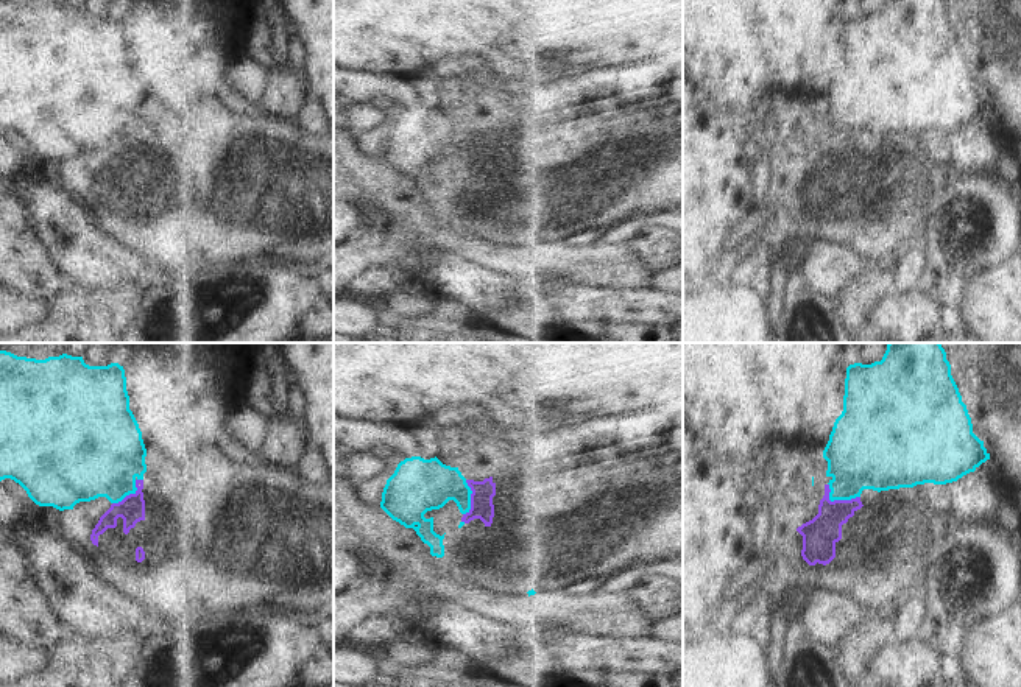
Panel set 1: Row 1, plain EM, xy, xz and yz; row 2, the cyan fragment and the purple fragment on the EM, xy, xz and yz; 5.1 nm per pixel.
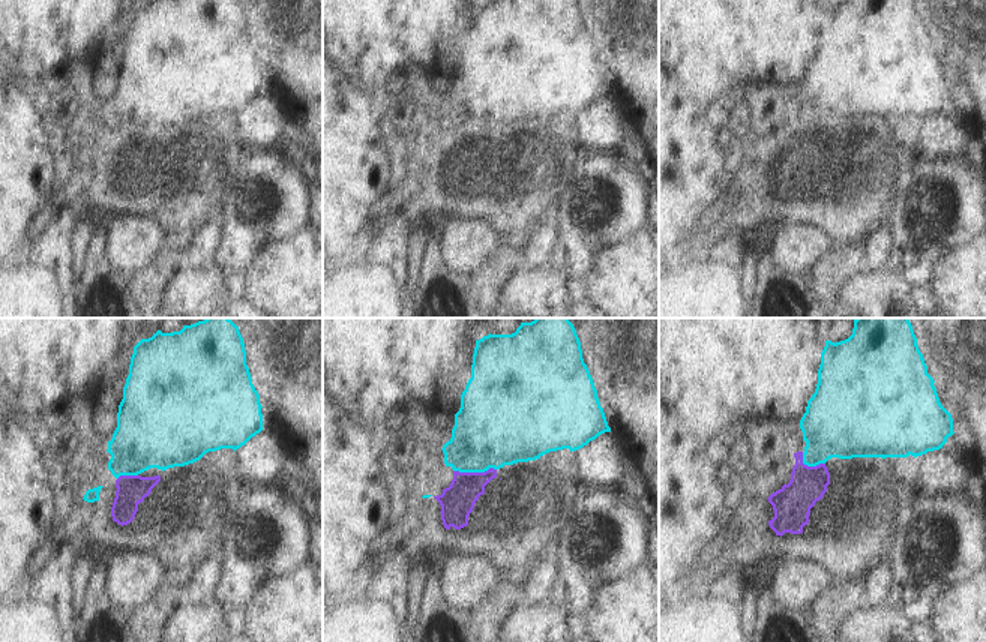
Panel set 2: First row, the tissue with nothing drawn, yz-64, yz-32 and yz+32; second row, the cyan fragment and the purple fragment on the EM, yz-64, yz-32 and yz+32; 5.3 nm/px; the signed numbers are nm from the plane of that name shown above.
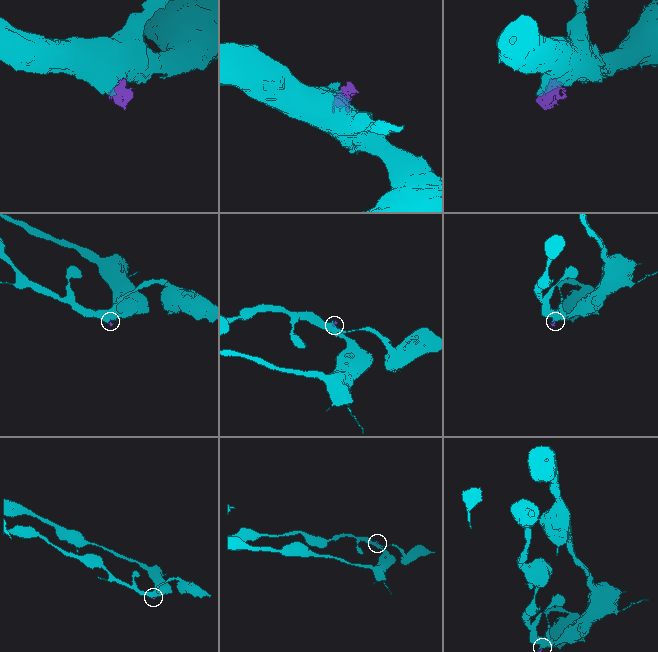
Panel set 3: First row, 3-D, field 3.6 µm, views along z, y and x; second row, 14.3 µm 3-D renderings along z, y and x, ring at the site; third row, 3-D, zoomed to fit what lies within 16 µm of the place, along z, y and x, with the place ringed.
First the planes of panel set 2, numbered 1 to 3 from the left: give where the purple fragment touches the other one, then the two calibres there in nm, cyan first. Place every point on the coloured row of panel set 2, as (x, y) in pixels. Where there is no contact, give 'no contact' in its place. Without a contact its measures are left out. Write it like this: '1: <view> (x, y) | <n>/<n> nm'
1: yz-64 (126, 474) | 360/160 nm
2: yz-32 (474, 471) | 400/180 nm
3: yz+32 (809, 465) | 340/200 nm

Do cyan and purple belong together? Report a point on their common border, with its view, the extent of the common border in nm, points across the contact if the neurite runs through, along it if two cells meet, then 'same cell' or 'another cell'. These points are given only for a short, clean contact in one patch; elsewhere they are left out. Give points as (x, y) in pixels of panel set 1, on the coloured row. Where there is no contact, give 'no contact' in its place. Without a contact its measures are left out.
meets cyan in yz at (837, 499); contact 180 nm long; border along yz (828, 483), (831, 500), (859, 497); another cell

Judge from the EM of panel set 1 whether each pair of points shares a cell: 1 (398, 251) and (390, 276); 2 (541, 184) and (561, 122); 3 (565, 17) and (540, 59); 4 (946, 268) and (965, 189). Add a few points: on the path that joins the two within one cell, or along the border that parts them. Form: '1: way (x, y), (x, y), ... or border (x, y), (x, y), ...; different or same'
1: border (409, 262), (374, 265), (357, 274); different
2: border (521, 133), (535, 147), (557, 137), (569, 137); different
3: way (554, 28), (546, 36), (546, 49); same
4: way (959, 248), (959, 240), (965, 232), (965, 209); same

